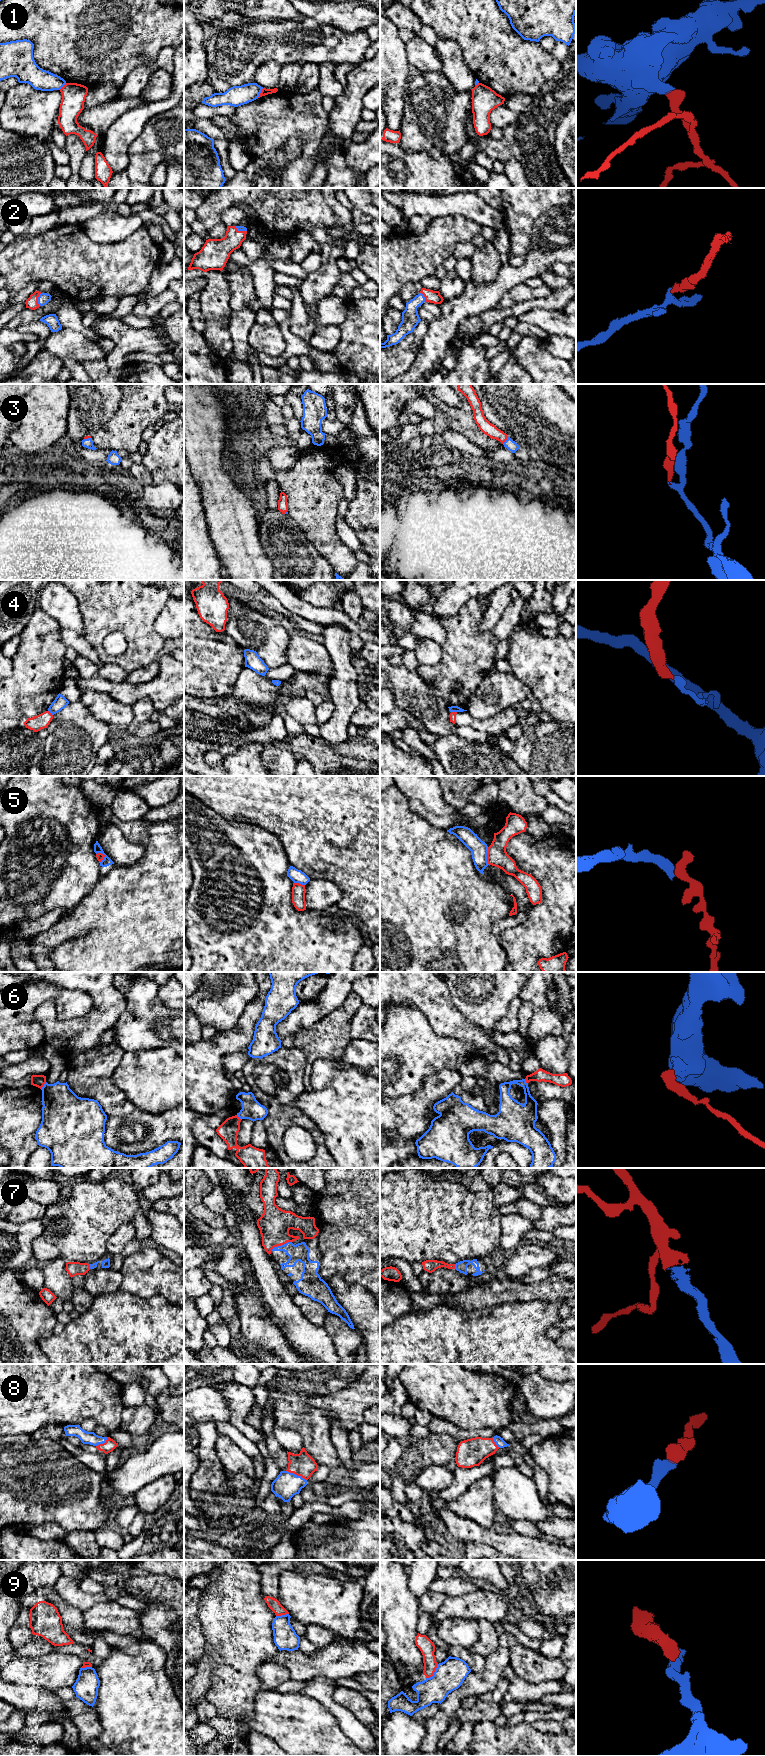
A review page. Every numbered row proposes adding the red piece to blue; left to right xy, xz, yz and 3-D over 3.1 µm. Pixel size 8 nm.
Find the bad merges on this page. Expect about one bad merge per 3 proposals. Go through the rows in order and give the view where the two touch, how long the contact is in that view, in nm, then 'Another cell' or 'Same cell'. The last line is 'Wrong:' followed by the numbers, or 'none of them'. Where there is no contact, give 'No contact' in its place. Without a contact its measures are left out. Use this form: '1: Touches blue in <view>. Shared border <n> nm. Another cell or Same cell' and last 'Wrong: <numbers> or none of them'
1: Touches blue in xz. Shared border 110 nm. Another cell
2: Touches blue in xy. Shared border 110 nm. Same cell
3: Touches blue in yz. Shared border 80 nm. Same cell
4: Touches blue in yz. Shared border 50 nm. Another cell
5: Touches blue in yz. Shared border 140 nm. Another cell
6: Touches blue in xy. Shared border 80 nm. Another cell
7: Touches blue in xz. Shared border 180 nm. Same cell
8: Touches blue in xz. Shared border 190 nm. Same cell
9: Touches blue in yz. Shared border 160 nm. Another cell
Wrong: 1, 4, 5, 6, 9

